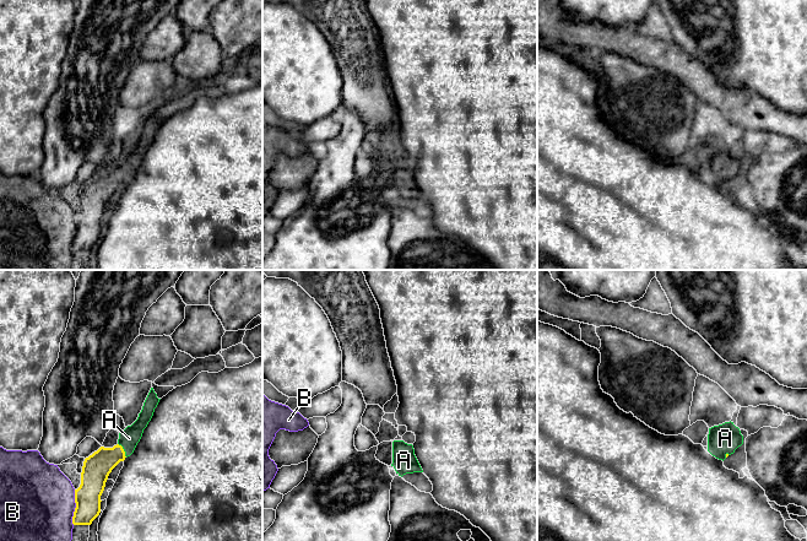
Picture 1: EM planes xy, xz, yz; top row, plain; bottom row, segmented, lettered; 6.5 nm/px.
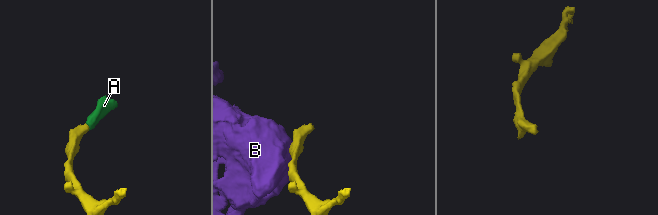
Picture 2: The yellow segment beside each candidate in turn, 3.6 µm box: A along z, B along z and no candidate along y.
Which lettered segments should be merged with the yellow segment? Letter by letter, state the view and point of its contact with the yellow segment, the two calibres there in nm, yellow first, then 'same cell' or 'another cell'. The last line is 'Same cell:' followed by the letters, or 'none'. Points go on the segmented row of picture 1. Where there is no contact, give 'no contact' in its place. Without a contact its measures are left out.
A: contact xy (123, 450); calibres 180 and 130 nm; same cell
B: contact xy (76, 507); calibres 180 and 480 nm; another cell
Same cell: A

